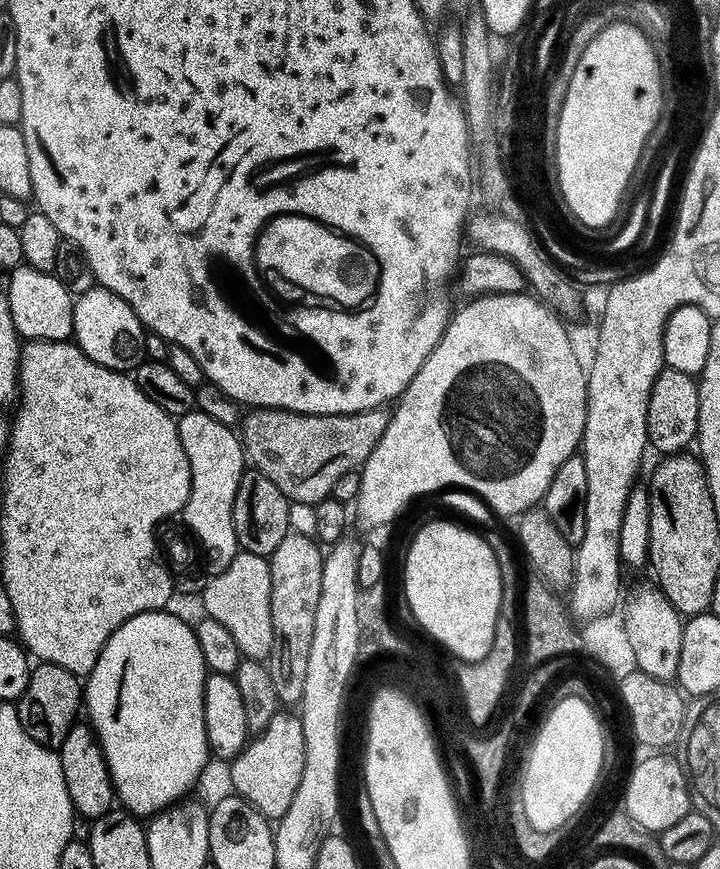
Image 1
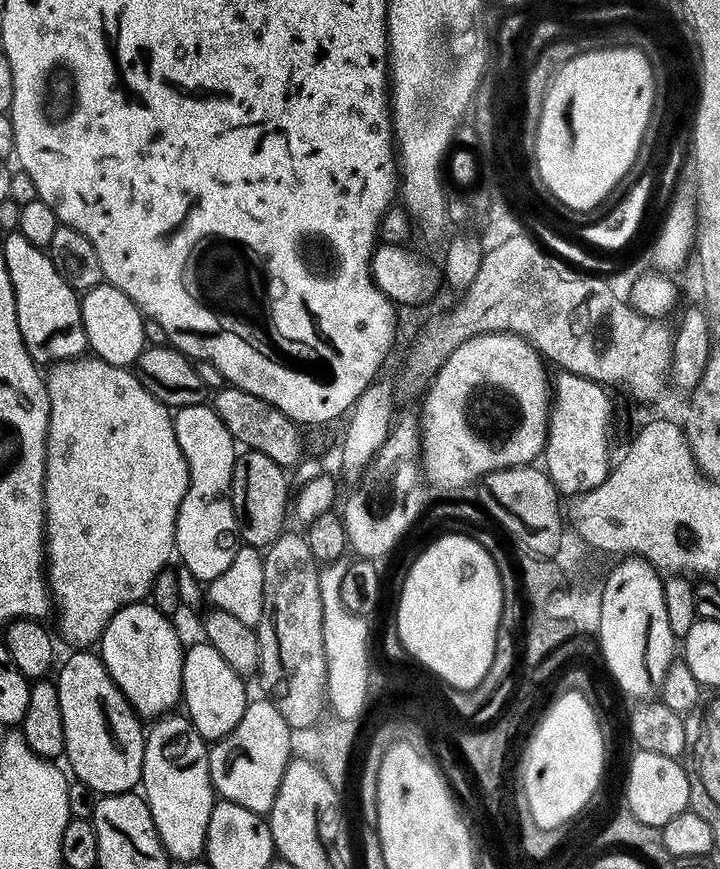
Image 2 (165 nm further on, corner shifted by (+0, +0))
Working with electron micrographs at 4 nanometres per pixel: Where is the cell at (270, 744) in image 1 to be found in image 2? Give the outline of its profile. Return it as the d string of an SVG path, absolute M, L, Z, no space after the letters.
M253 699L242 714L242 722L238 722L230 734L211 745L209 768L215 791L223 799L246 806L246 810L251 812L271 813L288 762L294 756L292 736L293 728L288 725L286 718L282 718L282 714L278 714L271 700Z

